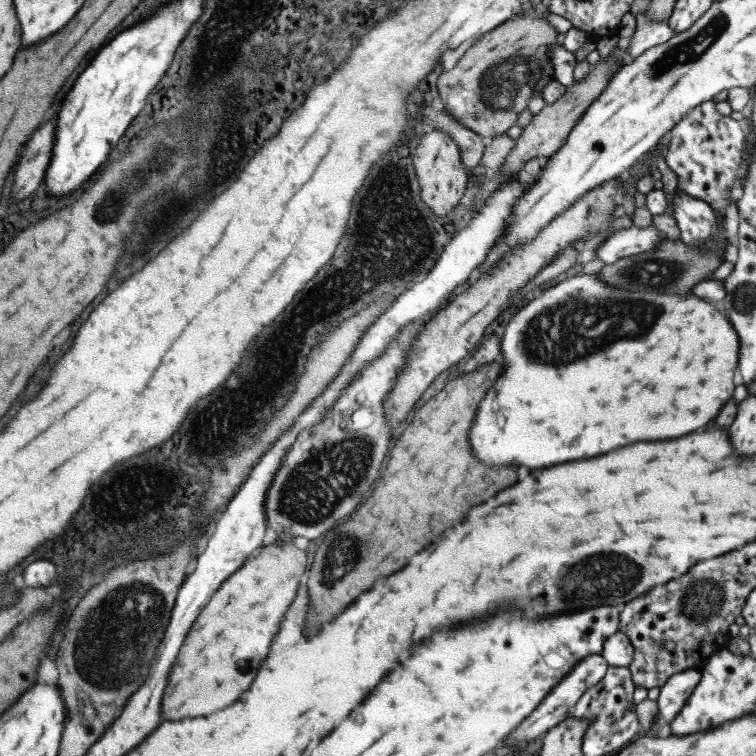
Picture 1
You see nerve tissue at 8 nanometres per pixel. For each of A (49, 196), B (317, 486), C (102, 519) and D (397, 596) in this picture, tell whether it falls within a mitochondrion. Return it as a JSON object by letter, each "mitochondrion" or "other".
{"A":"other","B":"mitochondrion","C":"other","D":"other"}

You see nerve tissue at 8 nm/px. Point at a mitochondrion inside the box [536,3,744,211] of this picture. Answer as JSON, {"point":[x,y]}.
{"point":[692,49]}

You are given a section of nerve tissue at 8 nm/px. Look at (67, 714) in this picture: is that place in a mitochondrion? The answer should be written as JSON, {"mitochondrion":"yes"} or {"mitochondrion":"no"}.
{"mitochondrion":"no"}

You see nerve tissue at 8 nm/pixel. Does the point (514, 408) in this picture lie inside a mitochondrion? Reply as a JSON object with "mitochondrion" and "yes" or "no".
{"mitochondrion":"no"}

